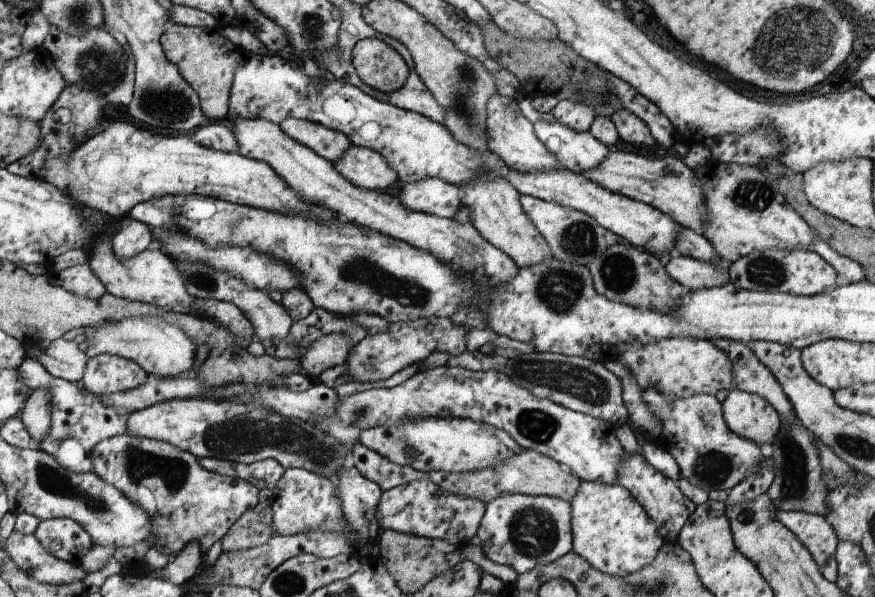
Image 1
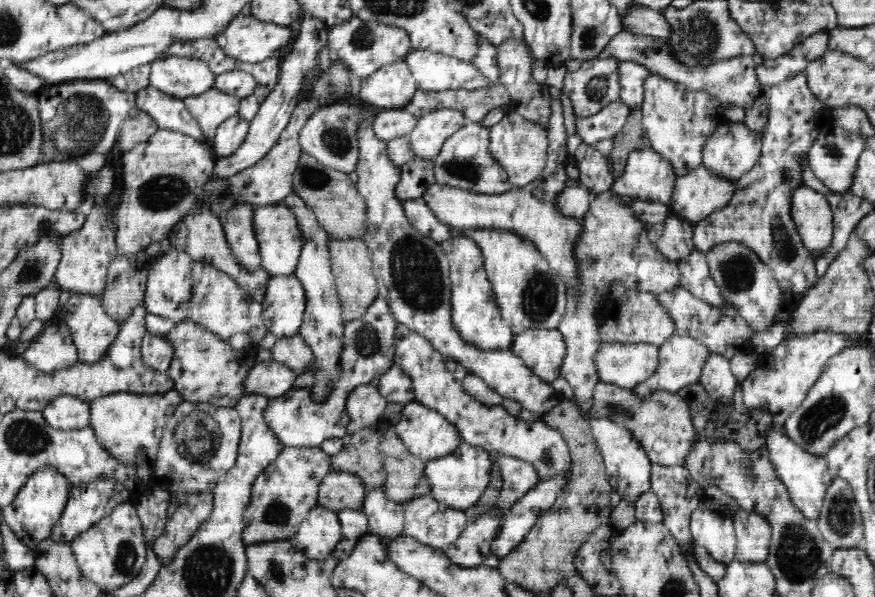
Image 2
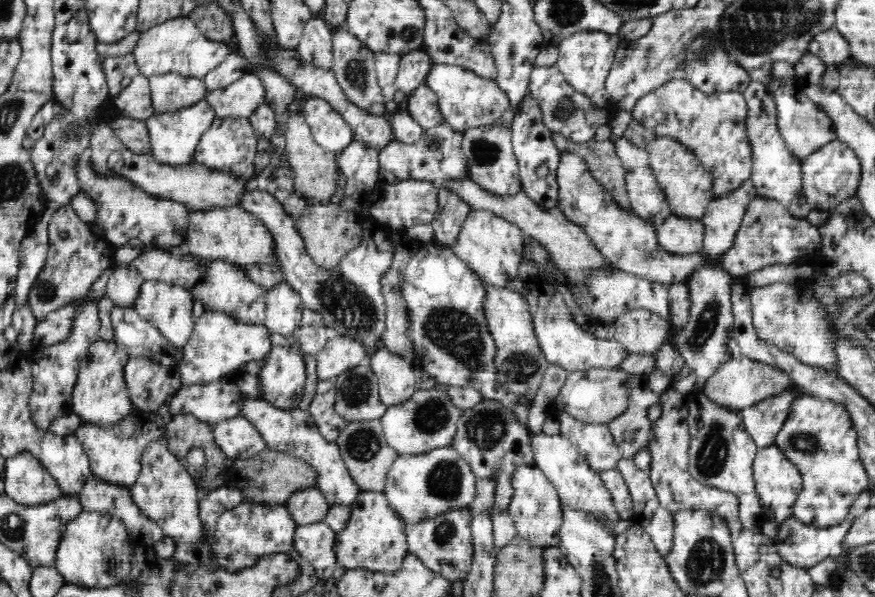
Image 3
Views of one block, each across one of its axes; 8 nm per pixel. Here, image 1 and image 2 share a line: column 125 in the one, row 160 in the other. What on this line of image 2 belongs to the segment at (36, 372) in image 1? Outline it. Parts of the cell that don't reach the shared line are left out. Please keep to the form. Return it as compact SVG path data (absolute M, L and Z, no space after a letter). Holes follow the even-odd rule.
M410 159L400 169L400 182L396 186L396 195L403 201L420 198L429 186L435 183L434 161Z

